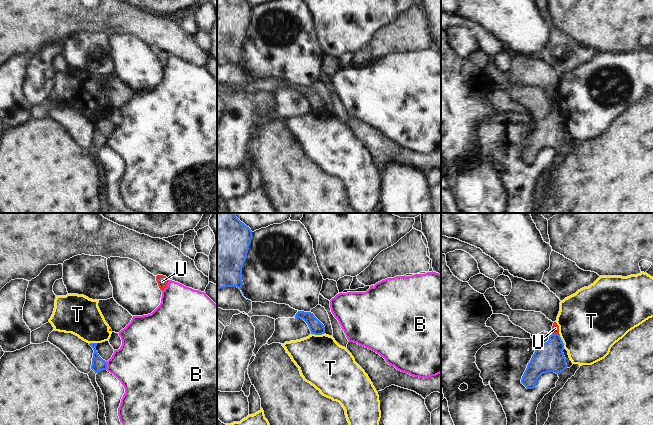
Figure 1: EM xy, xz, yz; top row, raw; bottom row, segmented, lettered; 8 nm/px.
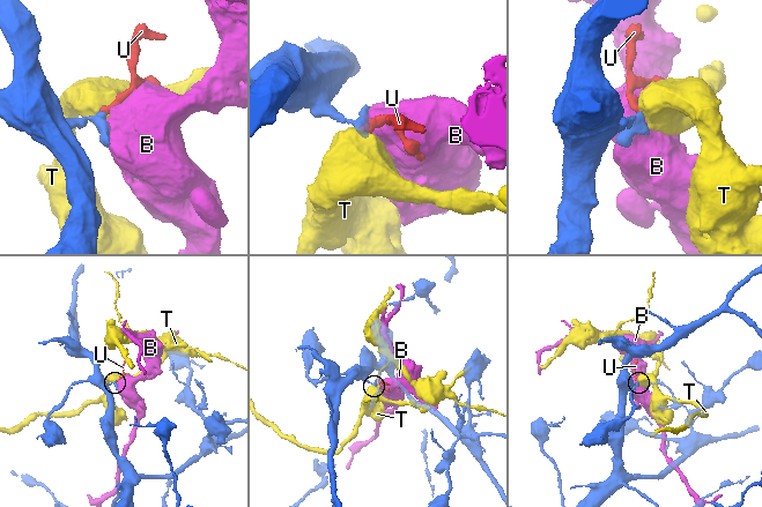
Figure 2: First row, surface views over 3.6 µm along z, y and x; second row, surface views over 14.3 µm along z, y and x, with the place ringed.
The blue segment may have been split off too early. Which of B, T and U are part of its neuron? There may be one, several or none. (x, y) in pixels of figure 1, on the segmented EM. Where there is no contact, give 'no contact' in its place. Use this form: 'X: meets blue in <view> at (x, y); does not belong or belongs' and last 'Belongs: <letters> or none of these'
B: meets blue in xy at (106, 366); does not belong
T: meets blue in yz at (561, 340); does not belong
U: meets blue in yz at (554, 334); belongs
Belongs: U

